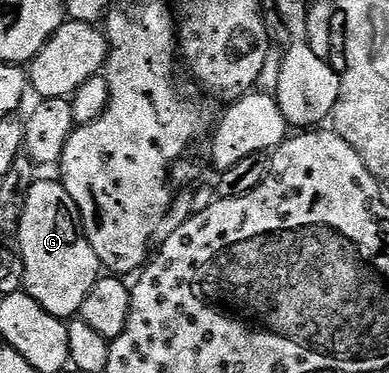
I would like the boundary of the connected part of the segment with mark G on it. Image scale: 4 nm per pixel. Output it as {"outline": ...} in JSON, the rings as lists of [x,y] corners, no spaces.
{"outline":[[[36,180],[24,199],[17,250],[24,265],[22,288],[54,317],[74,318],[101,276],[99,260],[82,228],[77,203],[65,191],[62,180]]]}

